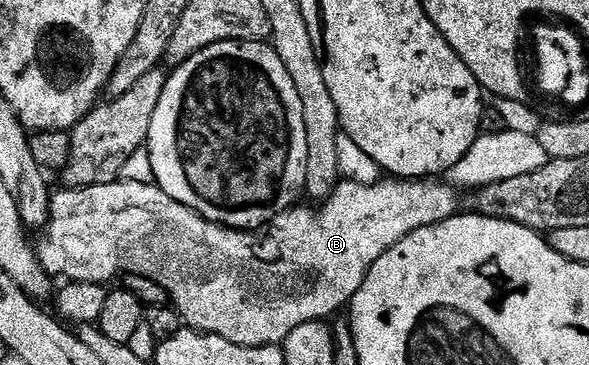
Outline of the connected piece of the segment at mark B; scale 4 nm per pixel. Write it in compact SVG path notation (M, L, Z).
M395 177L381 178L379 183L373 183L372 185L342 181L334 189L332 196L323 200L323 203L319 206L321 207L320 211L315 211L312 207L304 207L305 205L297 205L291 207L289 211L283 211L277 219L273 219L267 227L259 231L235 231L232 227L223 227L220 223L212 223L208 219L203 219L197 211L191 211L186 205L174 201L174 197L166 194L161 187L150 183L117 181L106 185L94 185L93 187L81 187L79 189L60 189L57 195L55 192L50 199L48 221L46 230L43 232L45 235L41 237L40 243L38 239L35 249L44 270L53 277L61 275L61 280L64 281L98 283L101 285L108 285L108 282L119 271L124 271L125 276L150 277L150 281L162 285L162 289L166 289L171 306L175 307L185 328L202 331L205 335L217 335L234 345L270 347L283 344L284 339L290 337L290 333L294 333L294 329L298 329L300 325L331 320L330 317L335 311L340 310L342 307L347 308L351 304L353 297L358 293L366 273L374 265L374 261L378 261L378 257L382 257L382 253L386 253L386 249L398 245L398 241L402 241L402 237L406 237L418 229L441 223L457 214L456 195L458 195L457 188L444 181L413 181Z

